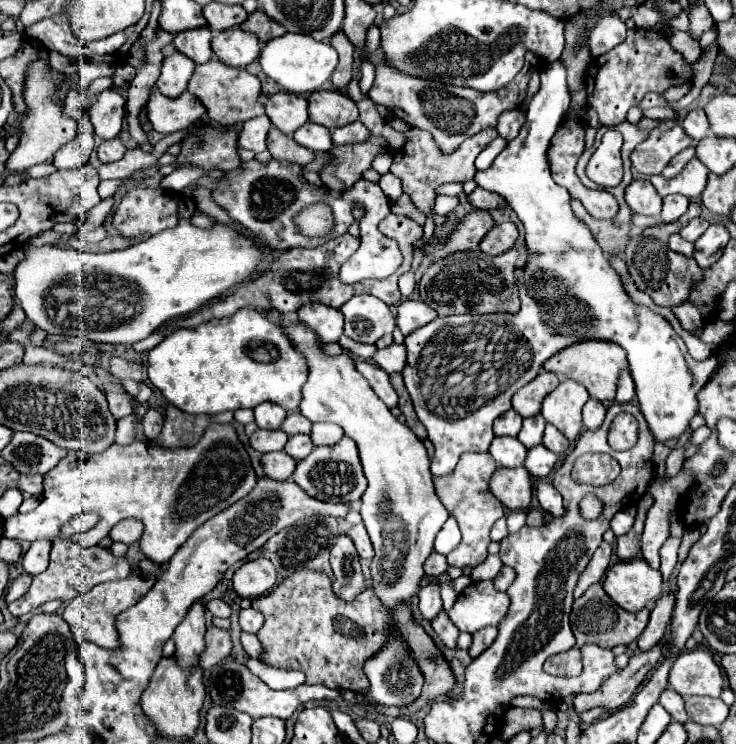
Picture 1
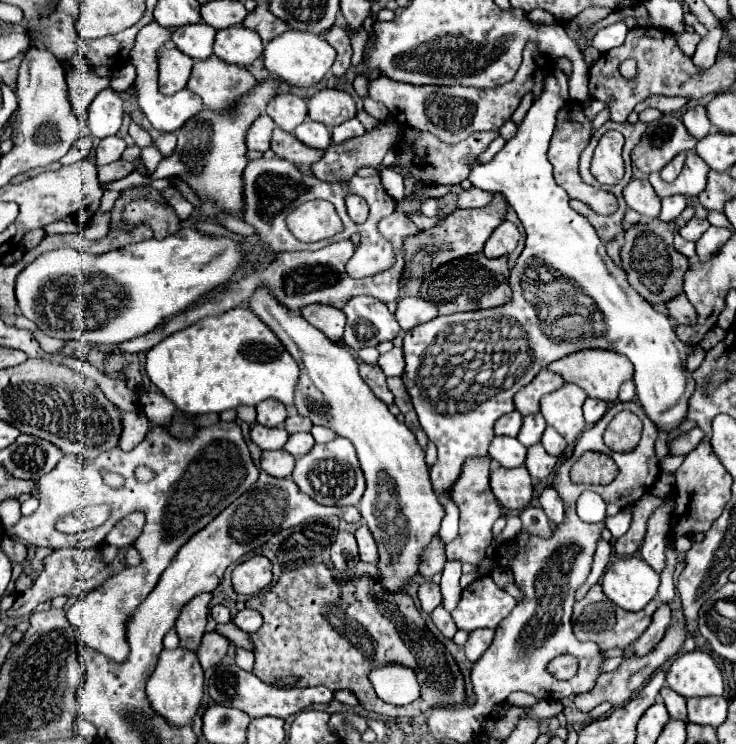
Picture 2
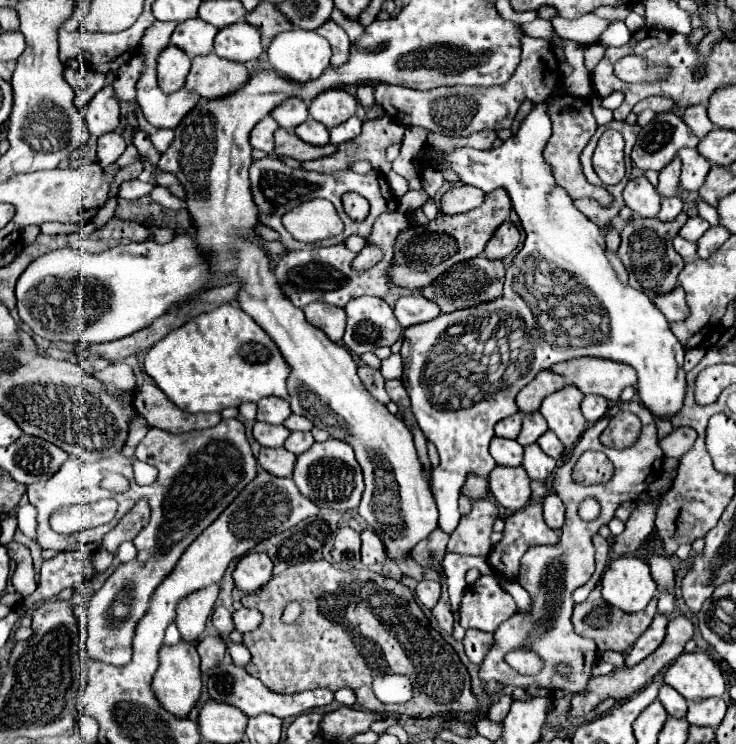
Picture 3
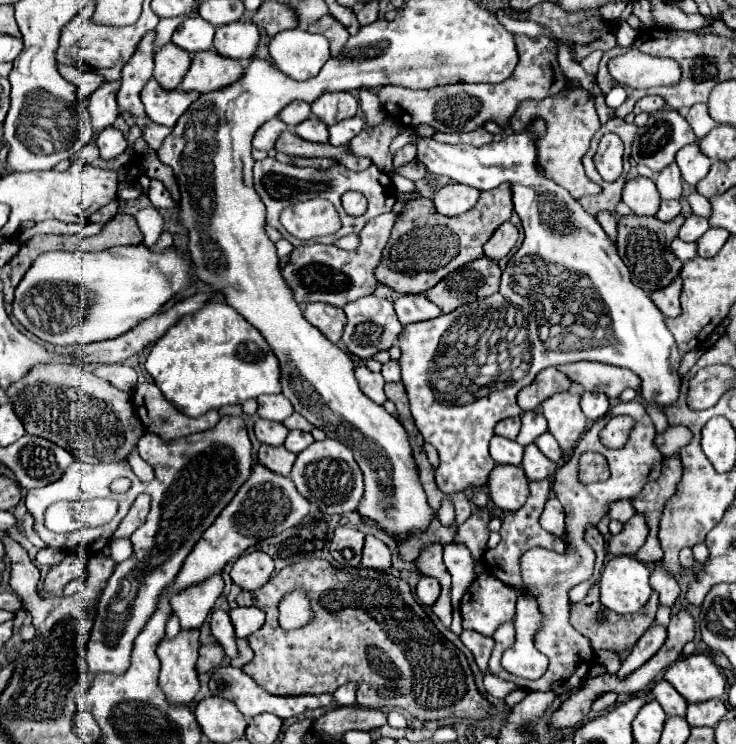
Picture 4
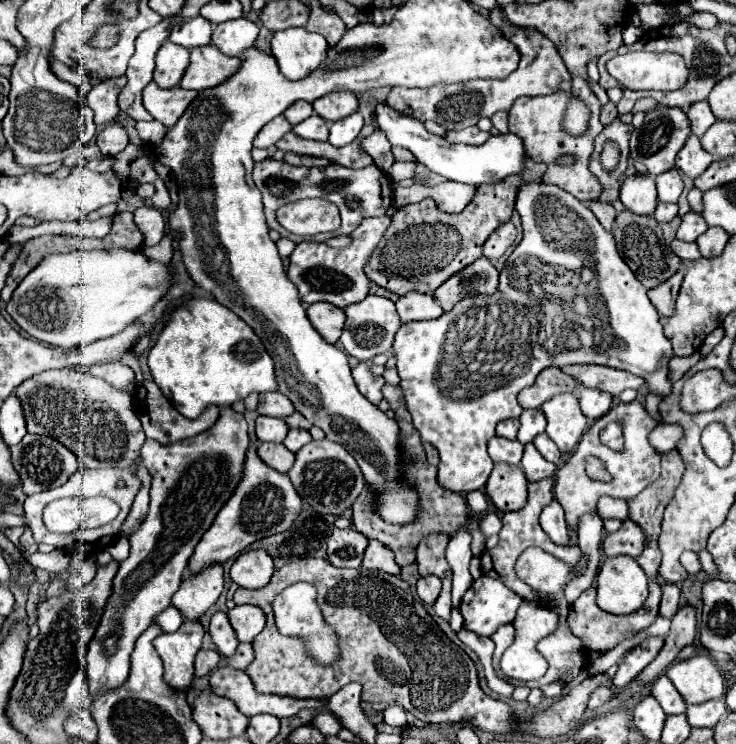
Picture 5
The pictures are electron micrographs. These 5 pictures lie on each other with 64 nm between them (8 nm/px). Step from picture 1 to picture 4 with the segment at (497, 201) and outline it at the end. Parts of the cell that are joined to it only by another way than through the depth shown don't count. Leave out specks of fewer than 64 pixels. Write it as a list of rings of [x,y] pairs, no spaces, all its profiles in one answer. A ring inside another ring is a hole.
[[[452,182],[452,184],[446,184],[444,188],[438,188],[434,194],[436,194],[436,210],[438,212],[442,212],[444,216],[458,216],[476,204],[480,190]]]

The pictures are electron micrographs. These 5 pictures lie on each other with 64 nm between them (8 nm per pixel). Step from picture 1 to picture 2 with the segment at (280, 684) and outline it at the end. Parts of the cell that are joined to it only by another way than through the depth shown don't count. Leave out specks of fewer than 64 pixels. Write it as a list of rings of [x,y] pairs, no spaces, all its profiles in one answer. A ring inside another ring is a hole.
[[[236,648],[236,666],[244,668],[244,670],[252,670],[252,664],[254,664],[254,654],[246,648]]]

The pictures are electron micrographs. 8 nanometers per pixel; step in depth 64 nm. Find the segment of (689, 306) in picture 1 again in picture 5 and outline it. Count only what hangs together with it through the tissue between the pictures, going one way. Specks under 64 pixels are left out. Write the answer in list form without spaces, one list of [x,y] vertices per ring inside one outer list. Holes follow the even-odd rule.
[[[684,266],[672,276],[668,278],[664,284],[660,284],[658,288],[648,290],[648,298],[654,304],[654,308],[662,314],[662,316],[672,316],[674,312],[674,302],[682,284],[682,276],[684,276]]]

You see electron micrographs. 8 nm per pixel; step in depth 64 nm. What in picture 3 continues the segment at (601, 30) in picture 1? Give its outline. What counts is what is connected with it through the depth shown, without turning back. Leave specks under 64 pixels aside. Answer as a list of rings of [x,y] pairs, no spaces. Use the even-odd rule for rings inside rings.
[[[612,22],[598,42],[608,48],[608,46],[624,46],[630,42],[630,38],[632,38],[632,32],[626,28],[624,22]]]

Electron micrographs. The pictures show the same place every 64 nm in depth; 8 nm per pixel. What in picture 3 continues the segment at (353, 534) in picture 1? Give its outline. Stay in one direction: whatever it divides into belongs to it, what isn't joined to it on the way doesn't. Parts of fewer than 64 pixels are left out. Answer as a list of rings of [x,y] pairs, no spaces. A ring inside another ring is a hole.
[[[362,530],[360,538],[362,538],[362,564],[372,566],[372,564],[382,564],[388,560],[388,554],[378,534],[374,534],[372,530]]]

